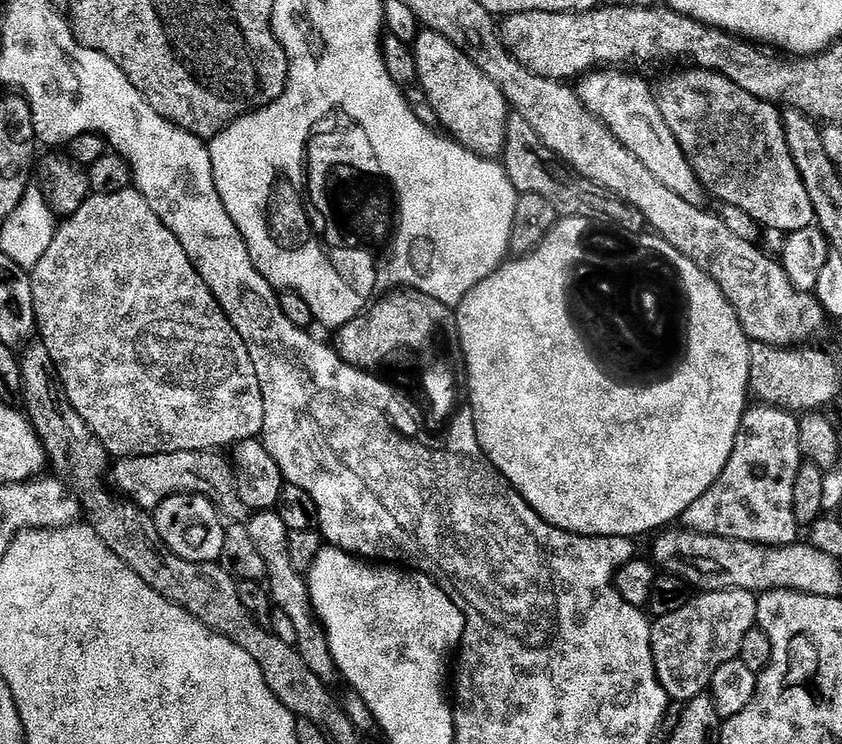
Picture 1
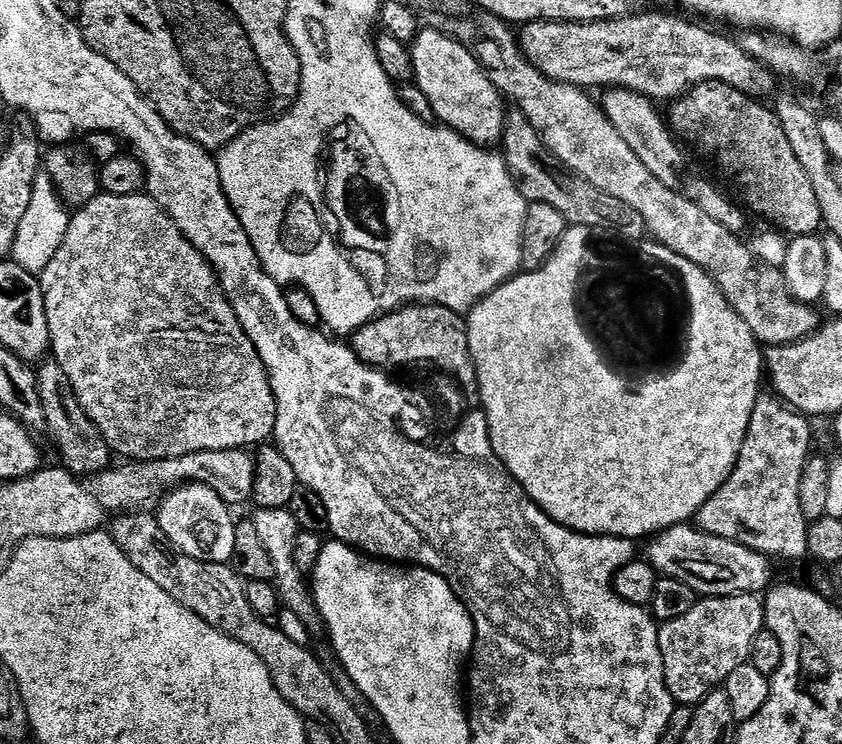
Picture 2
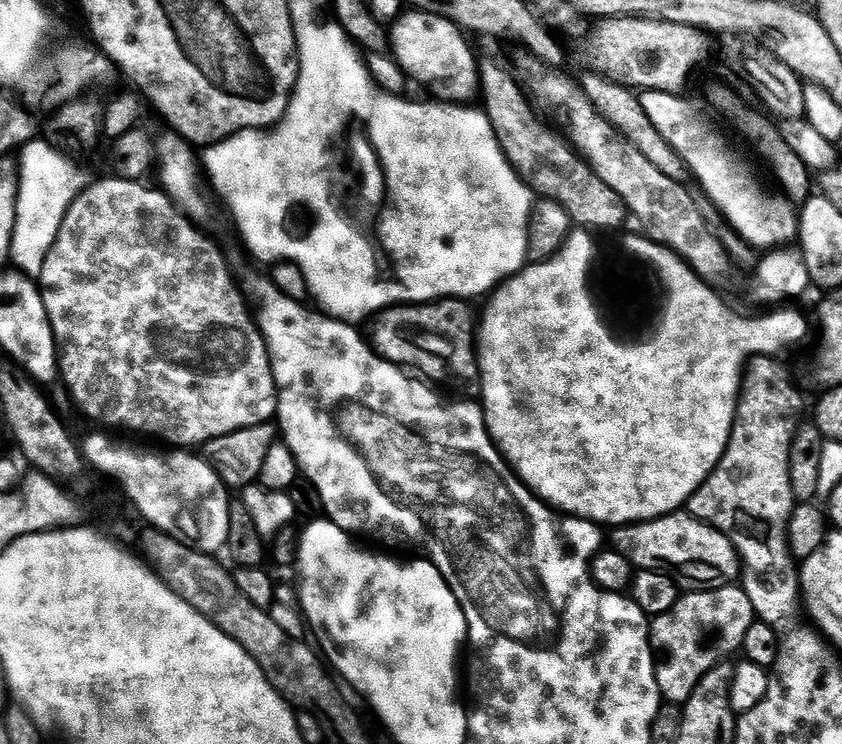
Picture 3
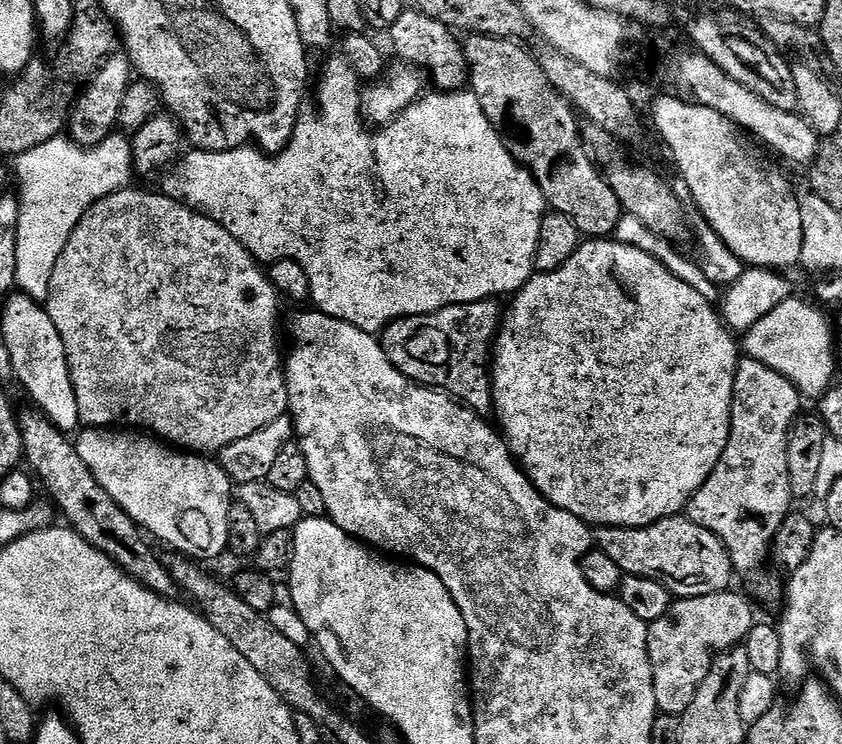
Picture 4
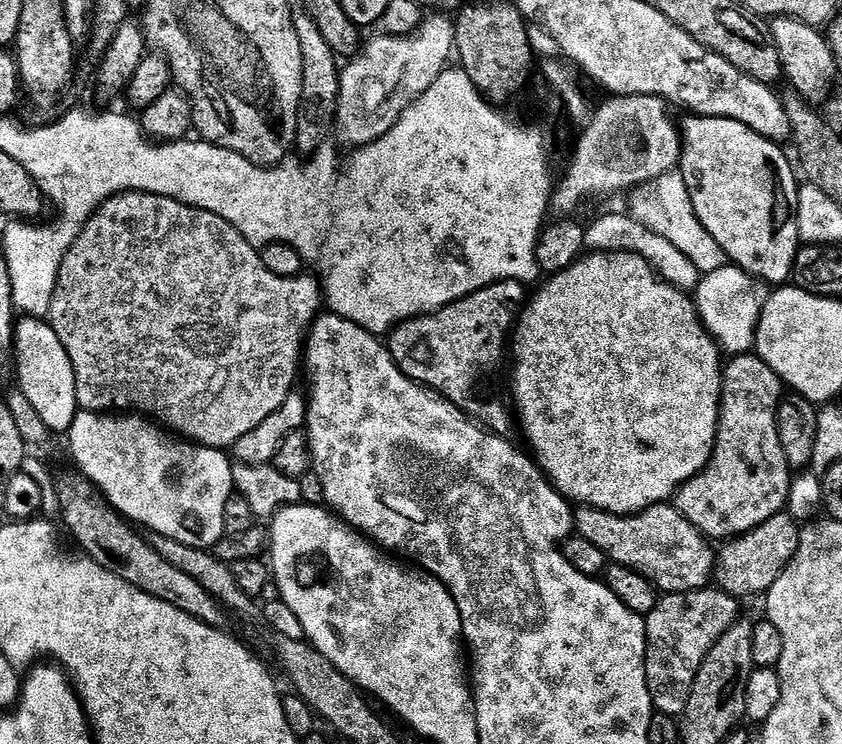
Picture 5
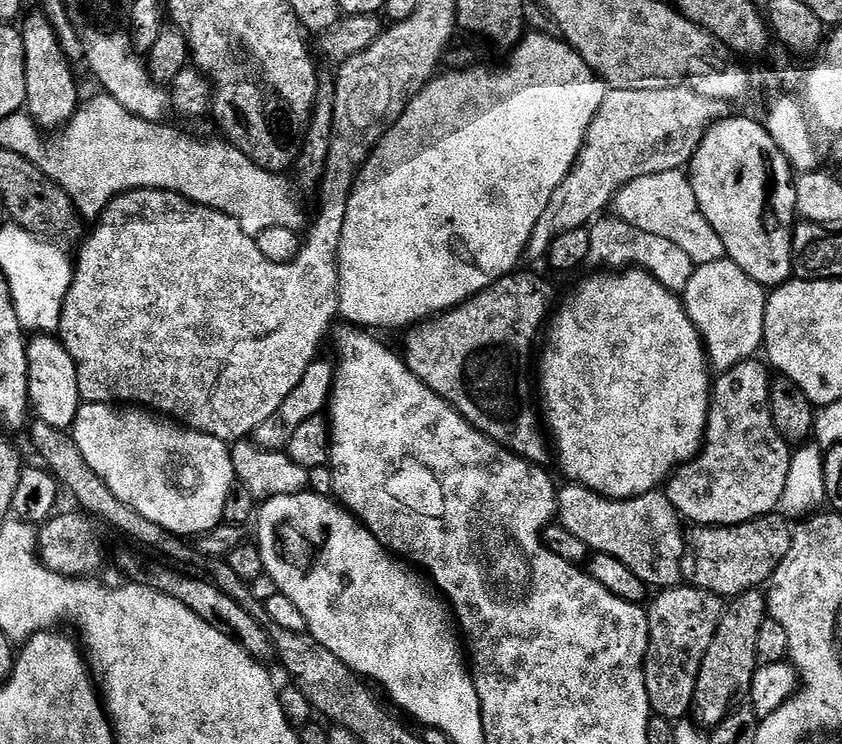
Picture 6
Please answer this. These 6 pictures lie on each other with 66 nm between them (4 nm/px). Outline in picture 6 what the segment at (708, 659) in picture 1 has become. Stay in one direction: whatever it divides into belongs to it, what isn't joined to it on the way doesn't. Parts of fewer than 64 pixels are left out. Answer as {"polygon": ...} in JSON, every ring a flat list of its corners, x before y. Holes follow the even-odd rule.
{"polygon":[[695,586,684,587,663,589,657,595,660,597,656,601,653,599,646,608,648,614,648,649,644,655,646,694,650,698,653,713,673,722,683,721,692,711,700,663,702,658,706,658,706,650,710,650,710,642,714,642,714,634,718,630,726,607,725,601,713,592]]}

